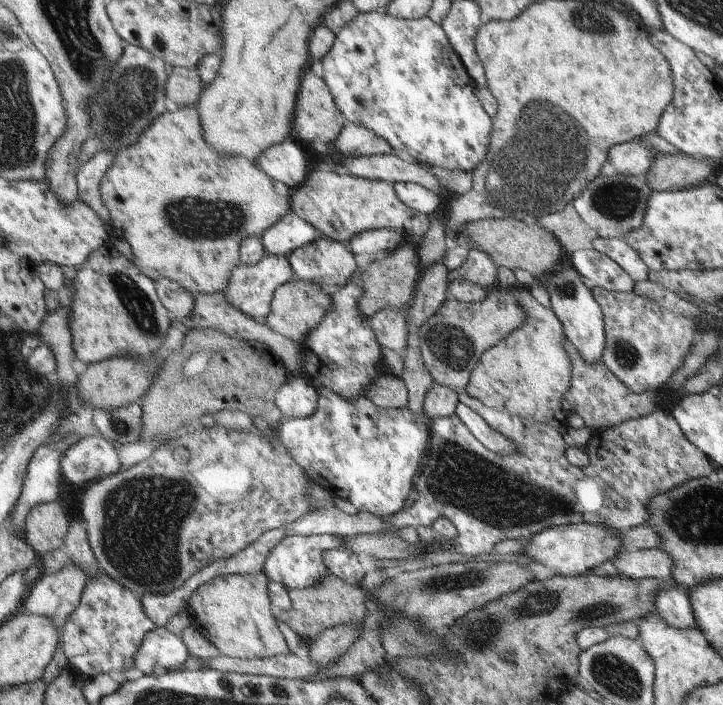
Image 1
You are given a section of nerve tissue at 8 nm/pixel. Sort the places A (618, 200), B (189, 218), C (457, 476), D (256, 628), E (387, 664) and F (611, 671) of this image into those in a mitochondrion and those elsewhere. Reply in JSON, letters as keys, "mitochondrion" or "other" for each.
{"A":"mitochondrion","B":"mitochondrion","C":"mitochondrion","D":"other","E":"other","F":"mitochondrion"}

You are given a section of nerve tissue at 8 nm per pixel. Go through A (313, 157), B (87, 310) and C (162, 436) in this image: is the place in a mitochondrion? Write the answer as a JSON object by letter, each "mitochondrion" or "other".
{"A":"other","B":"other","C":"other"}

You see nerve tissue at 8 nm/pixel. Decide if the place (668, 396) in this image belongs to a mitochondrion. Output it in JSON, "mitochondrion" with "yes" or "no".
{"mitochondrion":"no"}

